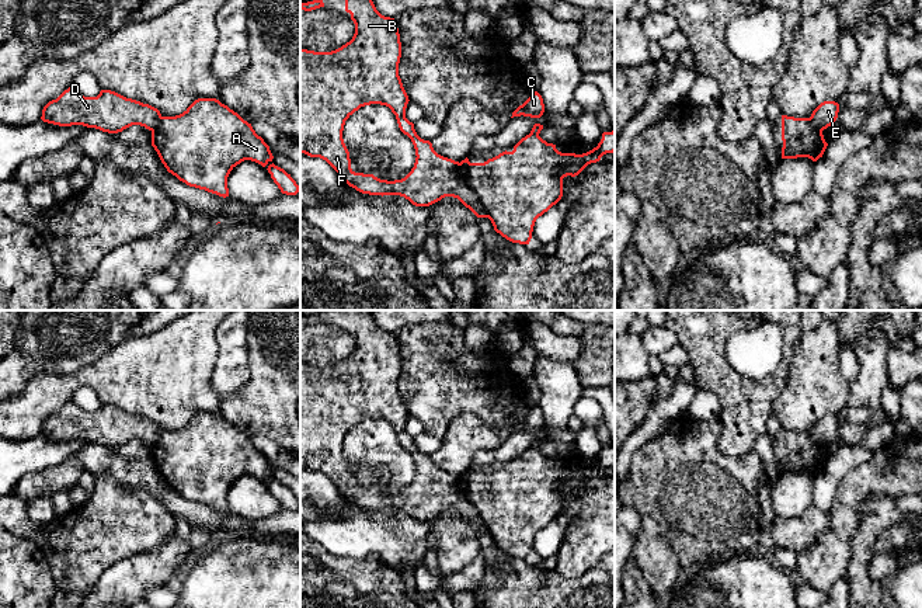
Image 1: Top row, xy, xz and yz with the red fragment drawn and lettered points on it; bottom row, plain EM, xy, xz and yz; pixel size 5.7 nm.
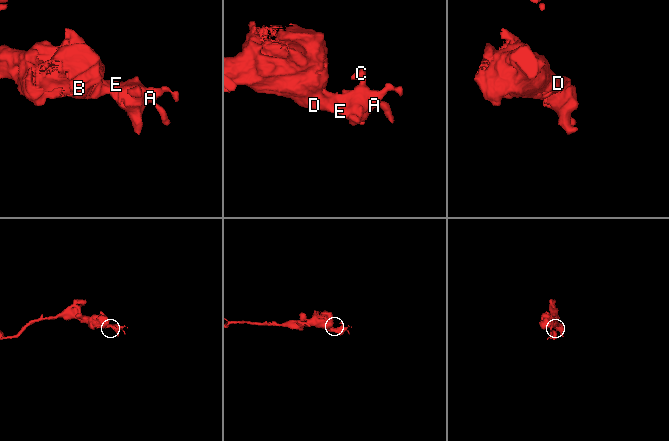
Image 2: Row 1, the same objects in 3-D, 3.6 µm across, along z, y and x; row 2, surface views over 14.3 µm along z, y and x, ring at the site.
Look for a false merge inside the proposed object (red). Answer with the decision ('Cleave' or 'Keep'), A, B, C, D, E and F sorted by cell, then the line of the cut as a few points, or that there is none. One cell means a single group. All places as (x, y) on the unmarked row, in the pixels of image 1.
Cleave. Groups: A C / B D E F. Split along xz (459, 478), (459, 486), (465, 497), (489, 531)

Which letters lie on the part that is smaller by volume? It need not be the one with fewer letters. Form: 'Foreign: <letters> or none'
Foreign: A, C

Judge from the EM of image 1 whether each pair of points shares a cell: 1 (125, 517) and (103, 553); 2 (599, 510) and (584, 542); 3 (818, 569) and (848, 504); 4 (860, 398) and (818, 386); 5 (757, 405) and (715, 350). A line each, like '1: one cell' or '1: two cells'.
1: one cell
2: one cell
3: one cell
4: two cells
5: one cell

